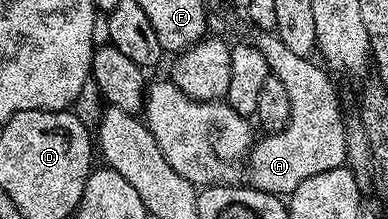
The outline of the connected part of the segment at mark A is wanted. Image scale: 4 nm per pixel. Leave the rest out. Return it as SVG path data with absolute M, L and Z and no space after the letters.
M259 31L254 35L253 43L261 55L265 55L271 76L281 79L289 95L289 123L280 133L271 133L264 141L256 140L252 144L245 162L245 177L251 180L248 181L250 188L276 195L289 195L312 175L344 168L347 159L347 126L344 118L339 118L339 97L331 82L332 74L318 60L289 51L289 47L285 47L285 43L281 43L274 32Z

